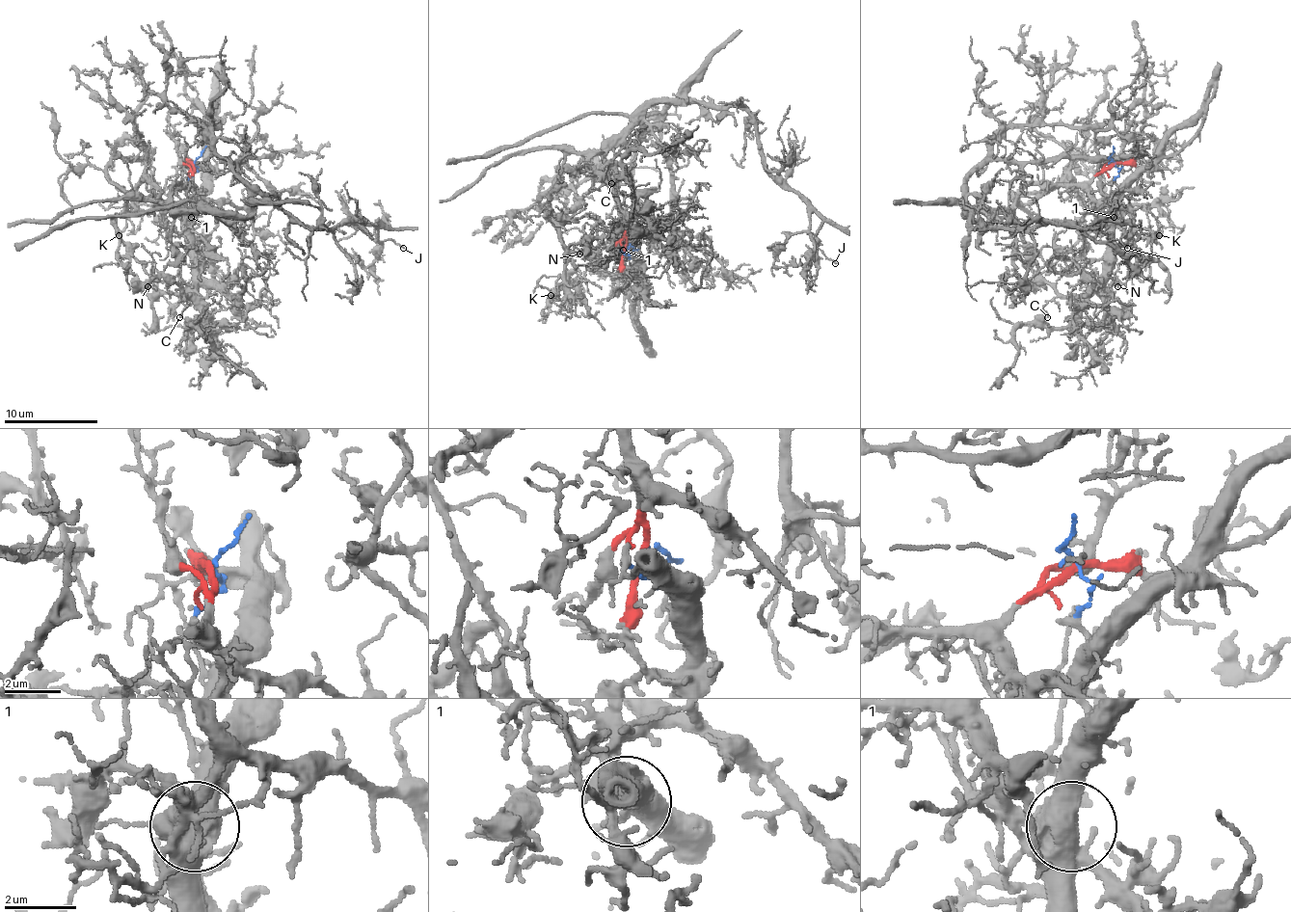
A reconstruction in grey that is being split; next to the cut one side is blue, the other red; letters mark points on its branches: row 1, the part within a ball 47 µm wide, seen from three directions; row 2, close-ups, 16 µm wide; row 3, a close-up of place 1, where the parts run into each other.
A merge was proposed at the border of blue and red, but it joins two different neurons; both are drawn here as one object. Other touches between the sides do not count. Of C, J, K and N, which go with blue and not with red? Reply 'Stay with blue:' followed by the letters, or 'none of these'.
Stay with blue: C, N

